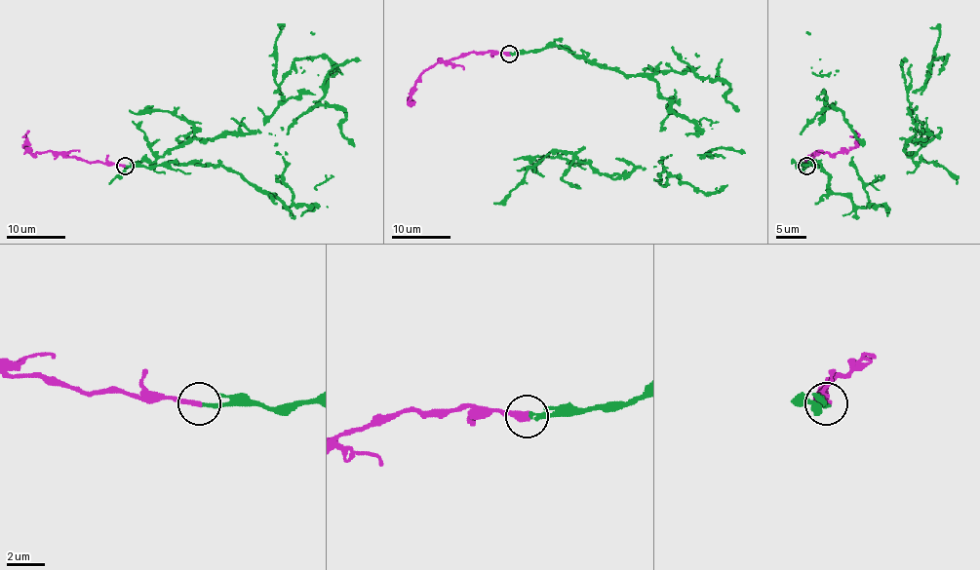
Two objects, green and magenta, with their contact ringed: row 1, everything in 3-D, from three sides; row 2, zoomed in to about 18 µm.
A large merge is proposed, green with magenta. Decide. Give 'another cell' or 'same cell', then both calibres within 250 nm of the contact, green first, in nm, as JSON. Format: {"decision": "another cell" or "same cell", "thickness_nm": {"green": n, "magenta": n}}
{"decision": "same cell", "thickness_nm": {"green": 200, "magenta": 320}}

